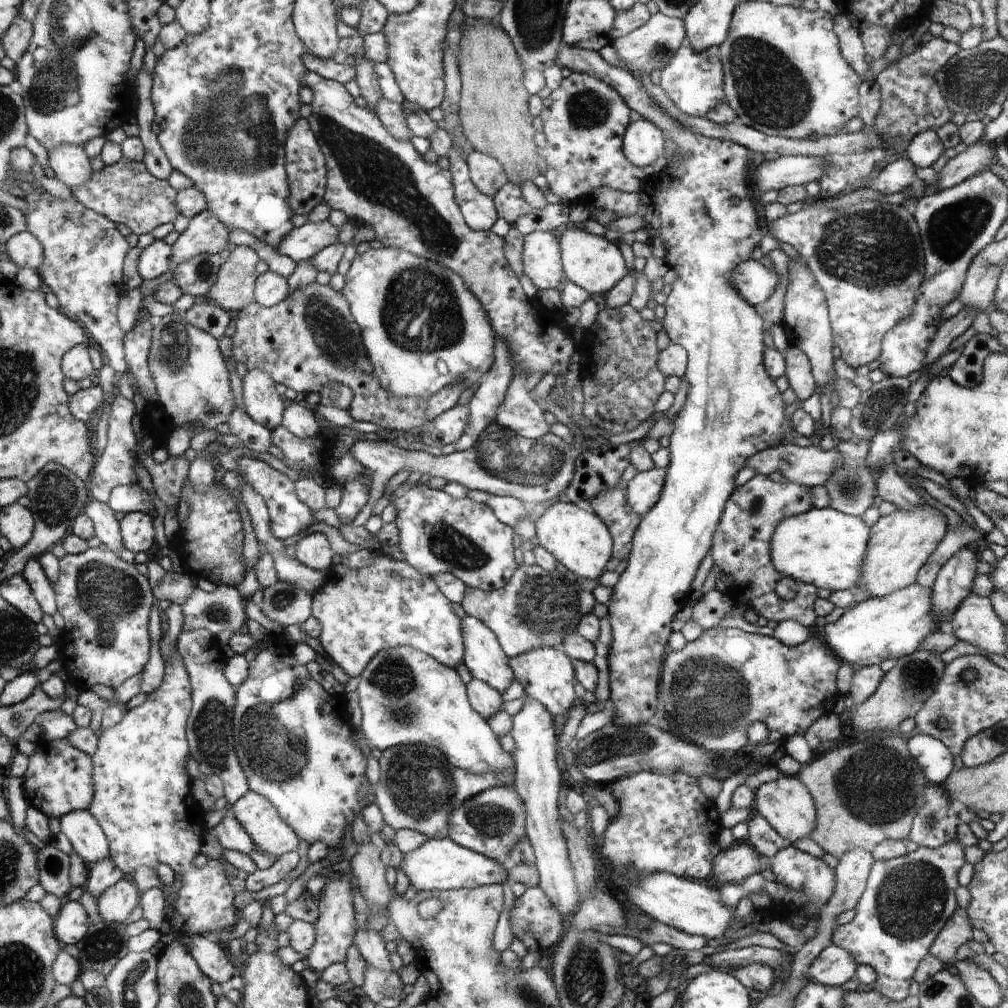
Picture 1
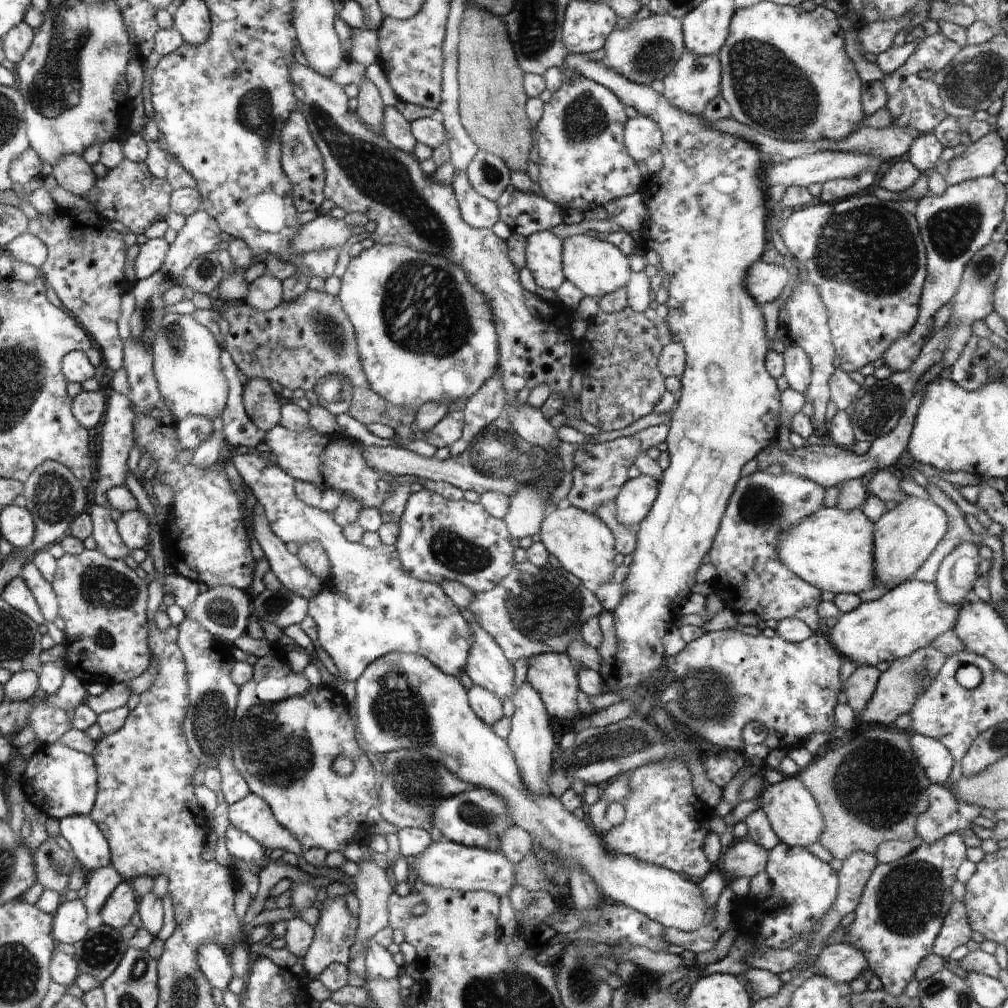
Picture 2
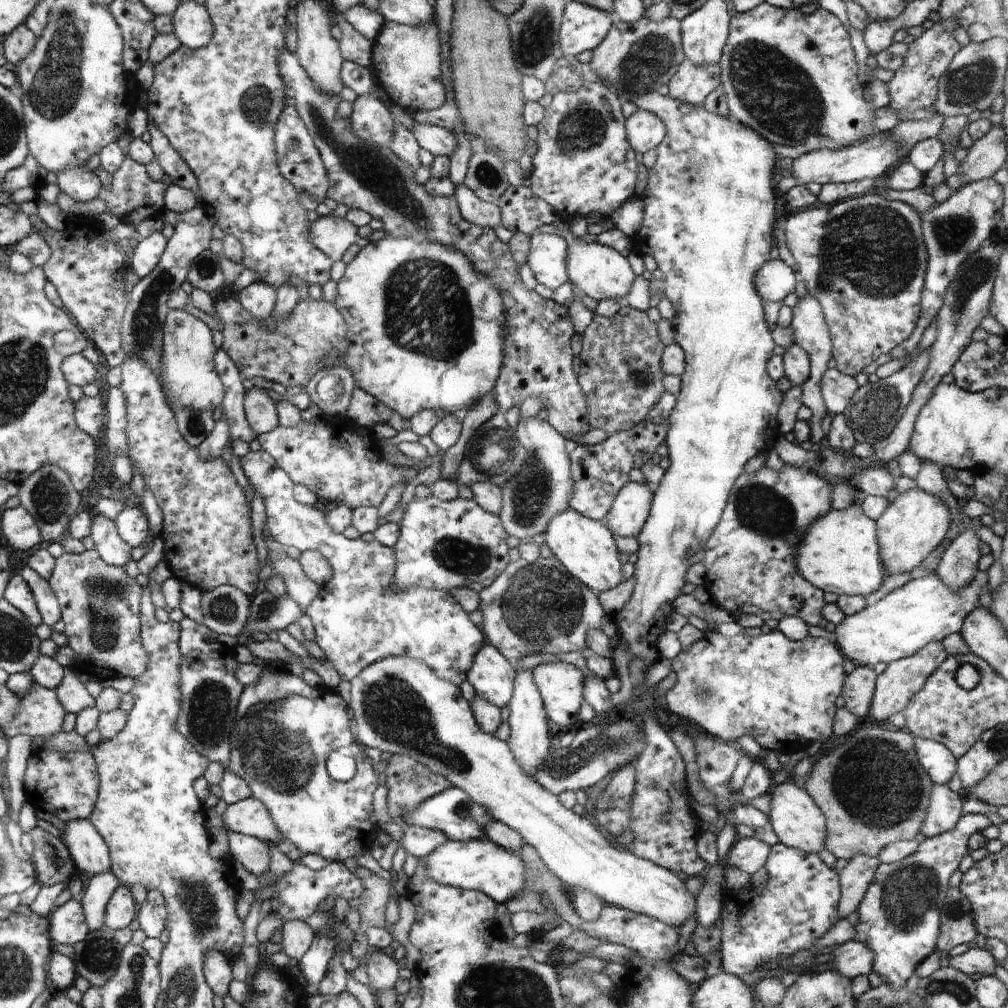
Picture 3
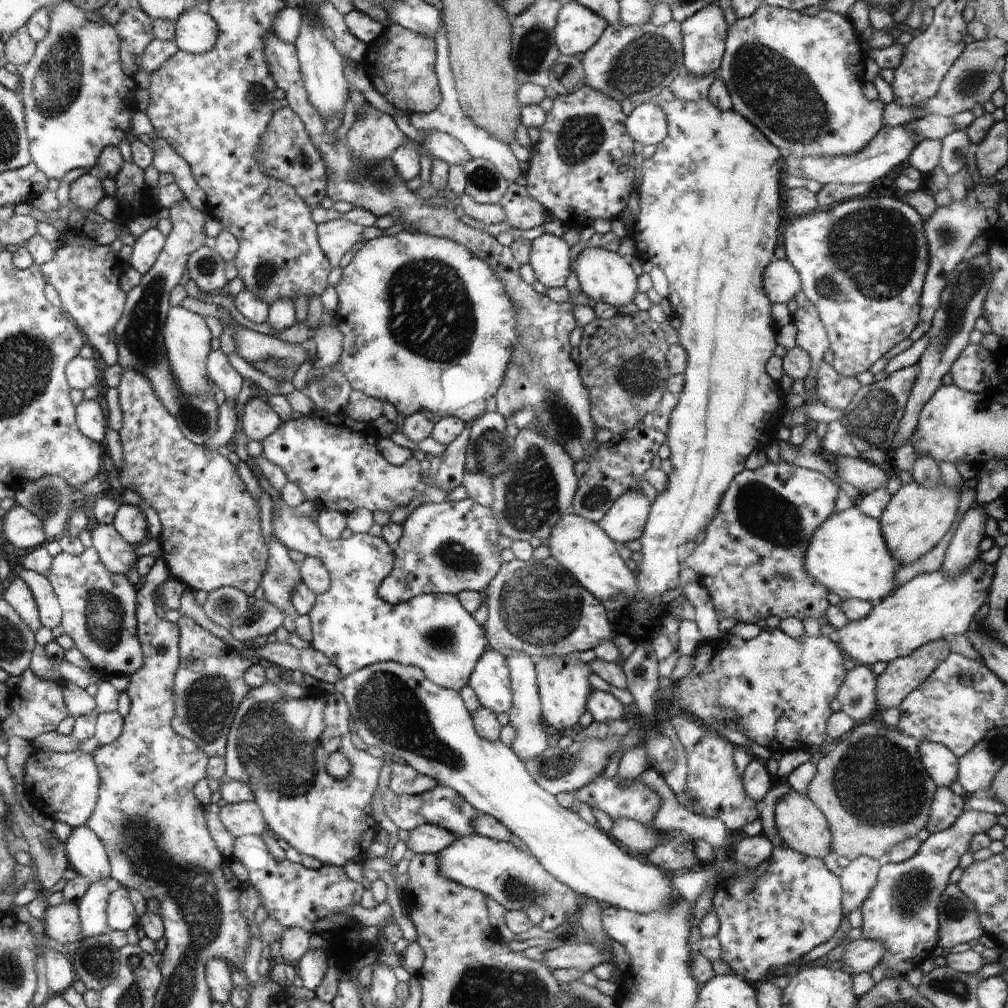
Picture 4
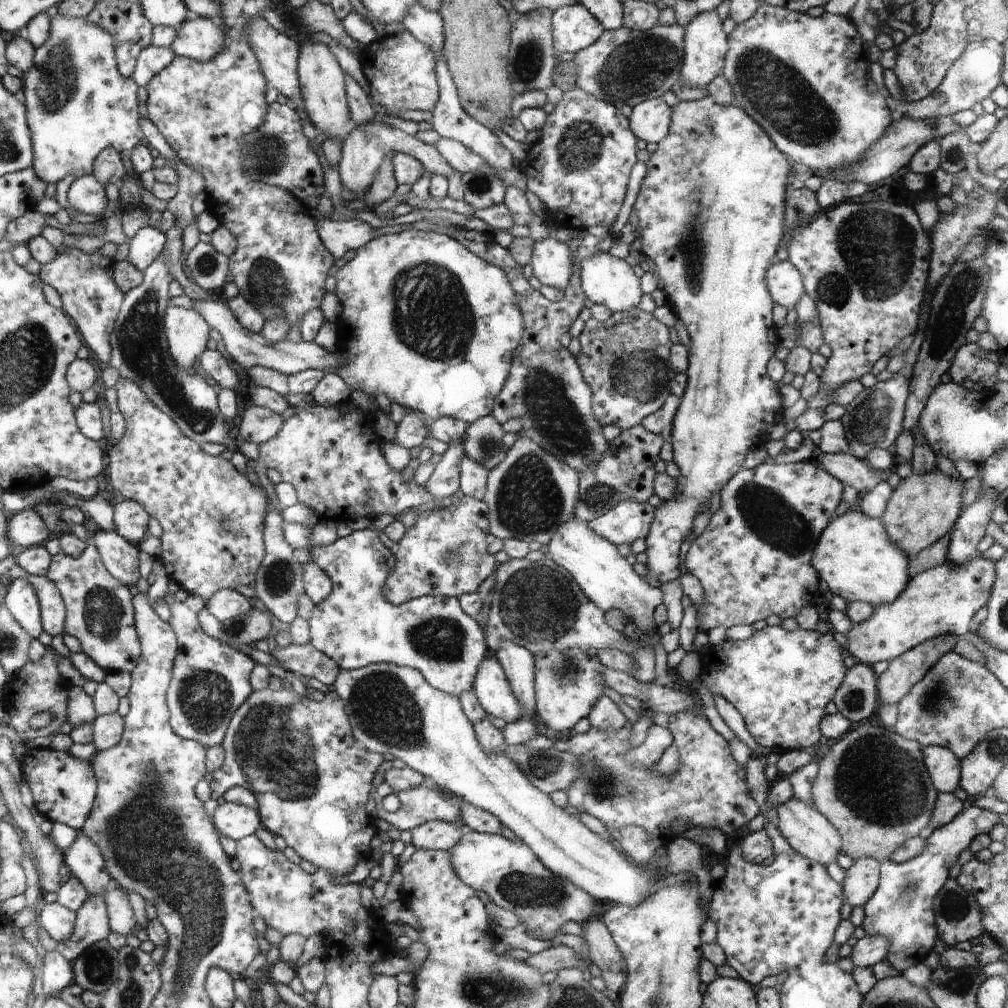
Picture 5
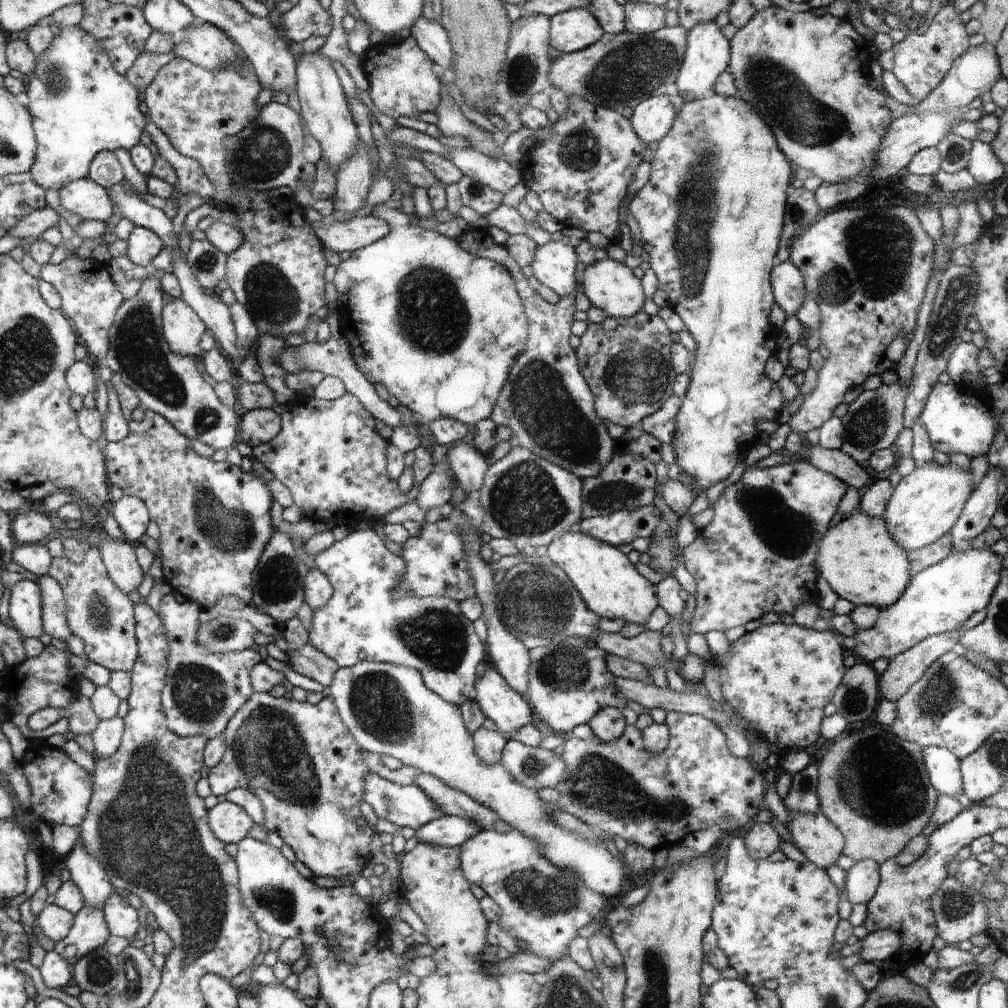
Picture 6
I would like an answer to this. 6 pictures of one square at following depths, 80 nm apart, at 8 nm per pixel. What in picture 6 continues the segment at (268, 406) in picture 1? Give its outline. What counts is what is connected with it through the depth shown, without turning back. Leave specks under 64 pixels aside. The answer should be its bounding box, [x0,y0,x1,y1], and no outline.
[240,409,282,447]

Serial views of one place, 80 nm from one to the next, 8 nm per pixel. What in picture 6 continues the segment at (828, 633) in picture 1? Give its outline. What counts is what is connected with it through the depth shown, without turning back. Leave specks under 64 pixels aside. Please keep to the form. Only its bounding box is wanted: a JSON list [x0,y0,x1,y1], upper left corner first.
[852,548,1002,664]

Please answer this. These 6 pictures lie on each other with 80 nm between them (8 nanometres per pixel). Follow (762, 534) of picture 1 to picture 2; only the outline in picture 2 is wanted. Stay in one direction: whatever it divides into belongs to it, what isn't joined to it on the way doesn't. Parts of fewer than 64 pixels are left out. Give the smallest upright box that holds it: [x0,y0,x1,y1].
[710,468,825,631]

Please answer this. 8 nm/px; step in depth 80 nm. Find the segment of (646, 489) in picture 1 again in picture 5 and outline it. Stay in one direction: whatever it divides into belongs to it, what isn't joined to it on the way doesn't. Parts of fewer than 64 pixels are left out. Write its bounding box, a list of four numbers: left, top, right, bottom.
[588,500,656,546]

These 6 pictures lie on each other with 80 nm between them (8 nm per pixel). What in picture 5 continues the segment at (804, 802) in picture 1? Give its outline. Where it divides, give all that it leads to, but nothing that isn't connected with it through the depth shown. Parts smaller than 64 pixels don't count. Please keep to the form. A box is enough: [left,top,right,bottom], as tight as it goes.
[777,797,841,866]

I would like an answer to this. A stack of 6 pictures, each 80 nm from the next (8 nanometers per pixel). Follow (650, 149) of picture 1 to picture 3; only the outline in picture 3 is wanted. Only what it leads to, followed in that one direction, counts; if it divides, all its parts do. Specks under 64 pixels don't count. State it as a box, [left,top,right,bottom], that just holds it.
[625,107,665,154]

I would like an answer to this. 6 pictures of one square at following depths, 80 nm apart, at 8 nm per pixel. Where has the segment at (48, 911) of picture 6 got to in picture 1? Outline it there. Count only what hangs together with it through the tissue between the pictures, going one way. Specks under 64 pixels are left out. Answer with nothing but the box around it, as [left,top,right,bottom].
[55,899,90,944]

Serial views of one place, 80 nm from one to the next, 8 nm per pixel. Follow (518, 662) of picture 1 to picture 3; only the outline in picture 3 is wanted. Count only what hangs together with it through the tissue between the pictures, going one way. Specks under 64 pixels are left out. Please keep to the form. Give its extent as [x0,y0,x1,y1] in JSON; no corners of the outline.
[531,661,584,731]

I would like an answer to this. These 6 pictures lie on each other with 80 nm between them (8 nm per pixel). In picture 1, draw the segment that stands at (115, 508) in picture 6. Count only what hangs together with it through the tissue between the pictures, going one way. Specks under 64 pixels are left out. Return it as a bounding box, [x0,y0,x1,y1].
[121,511,154,554]

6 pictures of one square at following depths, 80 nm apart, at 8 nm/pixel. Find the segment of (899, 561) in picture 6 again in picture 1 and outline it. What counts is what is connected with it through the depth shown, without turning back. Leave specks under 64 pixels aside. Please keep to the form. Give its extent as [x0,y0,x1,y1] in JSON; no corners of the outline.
[773,507,870,592]

